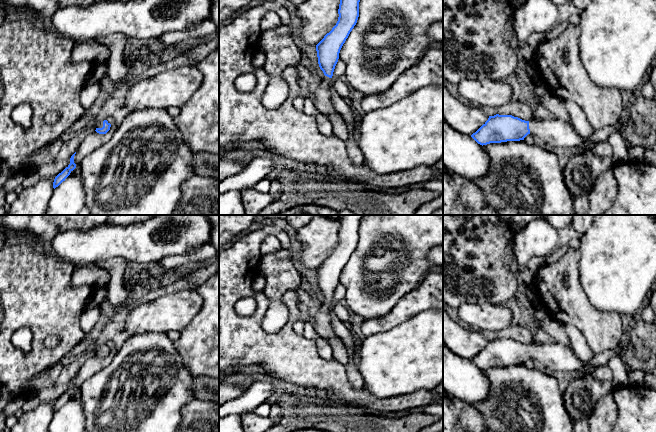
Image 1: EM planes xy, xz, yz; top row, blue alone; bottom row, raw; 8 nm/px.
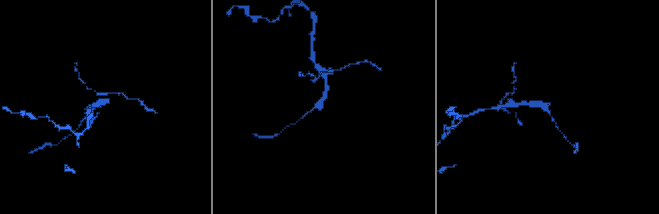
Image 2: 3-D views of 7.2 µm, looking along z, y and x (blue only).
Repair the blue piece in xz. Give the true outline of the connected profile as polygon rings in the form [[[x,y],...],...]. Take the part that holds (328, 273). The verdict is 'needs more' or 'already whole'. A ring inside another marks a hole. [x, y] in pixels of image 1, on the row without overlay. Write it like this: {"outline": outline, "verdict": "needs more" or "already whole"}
{"outline": [[[342,215],[338,245],[332,254],[316,269],[318,288],[323,295],[322,308],[311,322],[319,337],[329,340],[337,337],[331,317],[331,302],[339,283],[340,274],[359,241],[359,226],[363,215]]], "verdict": "needs more"}

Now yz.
{"outline": [[[496,338],[489,340],[471,361],[483,370],[490,367],[524,364],[528,358],[537,359],[556,372],[591,375],[599,381],[611,382],[613,379],[612,370],[607,364],[590,367],[586,362],[580,361],[568,346],[555,341],[525,345],[512,339]]], "verdict": "needs more"}

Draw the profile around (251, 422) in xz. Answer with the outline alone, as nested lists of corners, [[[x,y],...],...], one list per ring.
[[[244,413],[241,415],[241,424],[244,432],[266,432],[274,425],[278,420],[268,417],[262,417],[254,413]]]

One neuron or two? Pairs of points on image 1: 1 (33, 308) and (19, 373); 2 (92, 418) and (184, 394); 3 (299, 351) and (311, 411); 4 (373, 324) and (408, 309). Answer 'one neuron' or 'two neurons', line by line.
1: one neuron
2: one neuron
3: two neurons
4: one neuron

